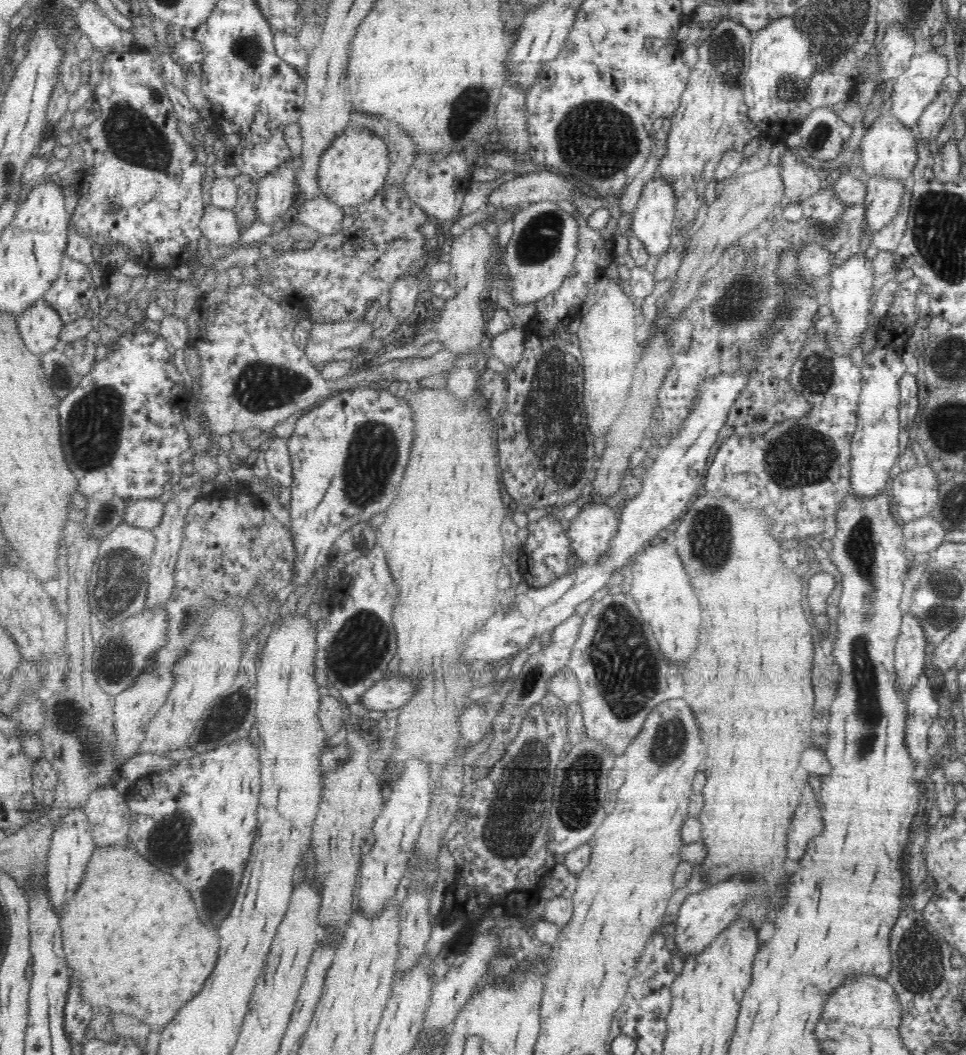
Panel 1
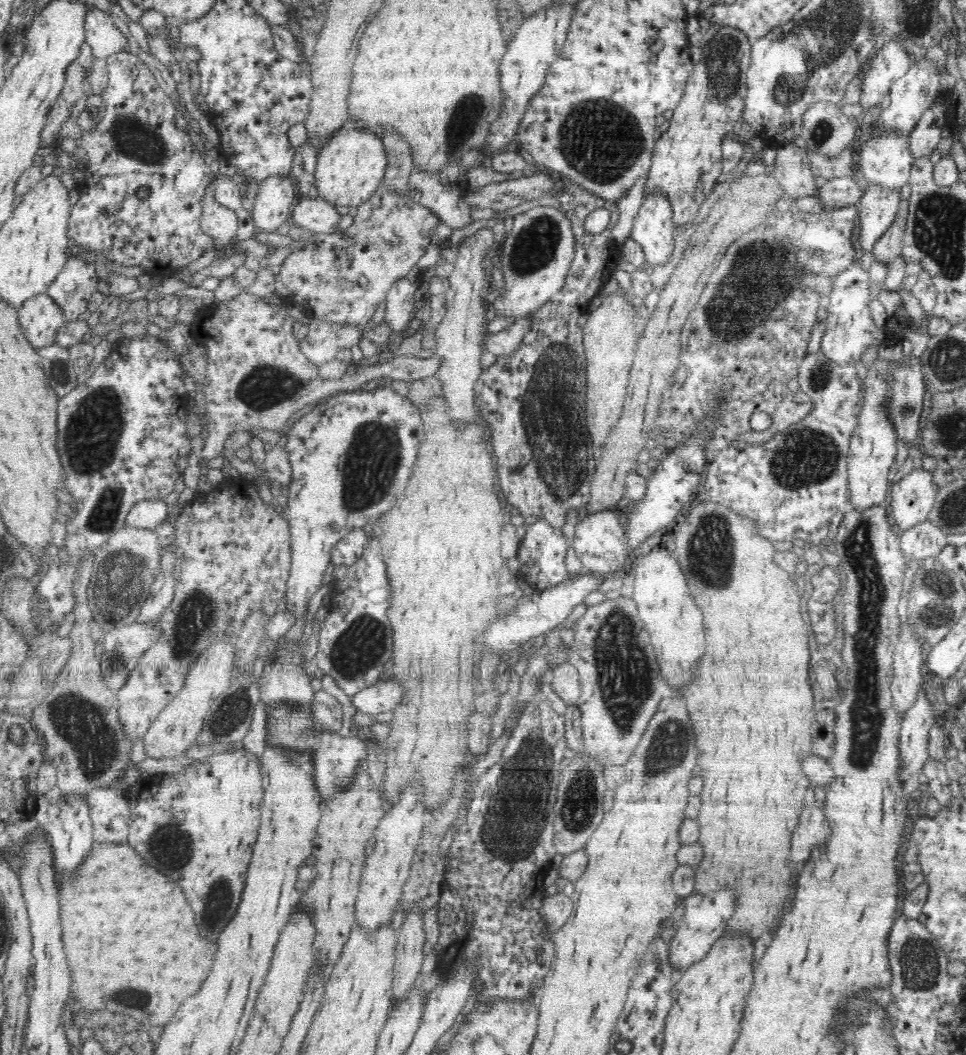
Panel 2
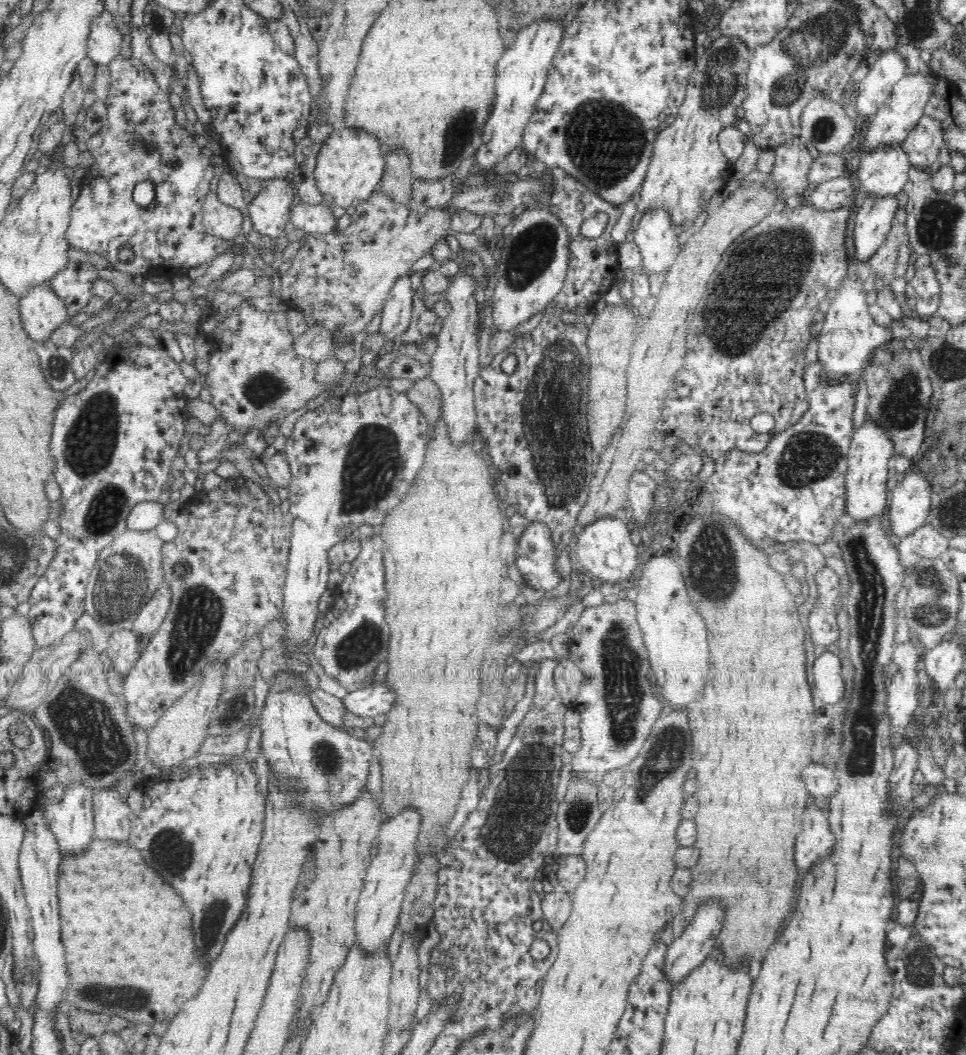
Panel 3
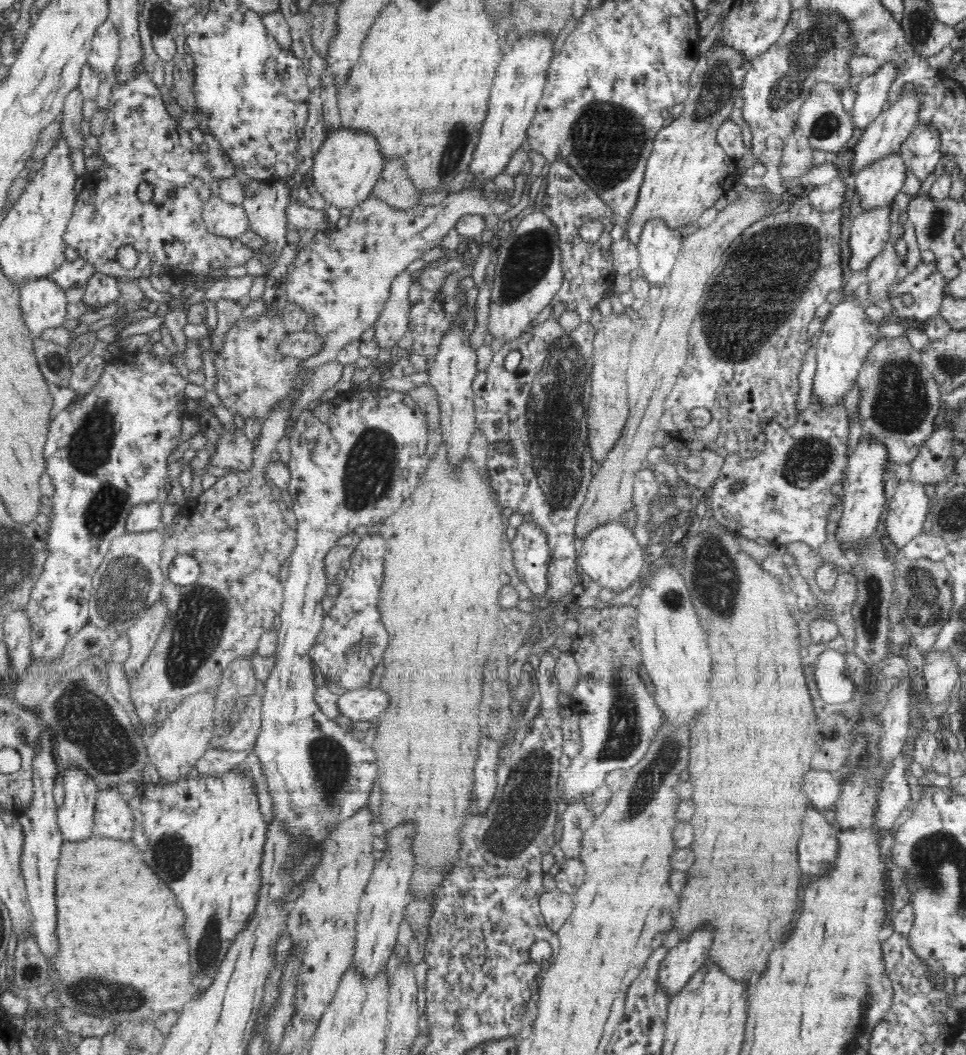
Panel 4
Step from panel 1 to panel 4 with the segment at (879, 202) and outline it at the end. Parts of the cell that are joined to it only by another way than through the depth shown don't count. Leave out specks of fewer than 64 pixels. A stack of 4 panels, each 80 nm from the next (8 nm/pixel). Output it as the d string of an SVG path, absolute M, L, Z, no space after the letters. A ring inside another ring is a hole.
M891 206L864 209L852 222L849 234L852 272L864 270L882 252L889 239Z

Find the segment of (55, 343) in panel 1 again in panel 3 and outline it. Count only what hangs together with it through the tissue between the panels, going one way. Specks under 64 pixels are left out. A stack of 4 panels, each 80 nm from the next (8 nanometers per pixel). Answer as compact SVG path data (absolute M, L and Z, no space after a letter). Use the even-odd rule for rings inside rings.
M48 283L22 294L19 311L24 330L35 344L49 341L51 332L69 320L64 301Z

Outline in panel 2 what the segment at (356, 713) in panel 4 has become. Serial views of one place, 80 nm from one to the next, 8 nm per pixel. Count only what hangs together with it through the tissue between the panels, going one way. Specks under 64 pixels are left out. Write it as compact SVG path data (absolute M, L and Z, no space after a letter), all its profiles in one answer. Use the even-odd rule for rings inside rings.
M376 682L370 688L366 688L351 697L351 703L355 706L355 712L373 716L376 720L384 720L384 712L392 710L402 698L402 686L398 682Z

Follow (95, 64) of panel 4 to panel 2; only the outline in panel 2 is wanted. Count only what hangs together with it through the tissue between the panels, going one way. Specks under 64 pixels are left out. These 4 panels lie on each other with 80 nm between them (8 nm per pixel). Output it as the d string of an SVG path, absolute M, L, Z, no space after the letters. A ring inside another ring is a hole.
M92 6L85 16L85 40L95 58L106 60L112 53L124 50L126 35L115 24L109 11Z

